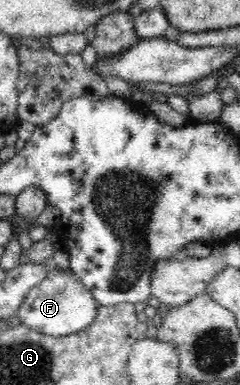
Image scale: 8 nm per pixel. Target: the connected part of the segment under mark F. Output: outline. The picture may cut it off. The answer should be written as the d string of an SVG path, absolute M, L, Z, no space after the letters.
M53 267L51 272L36 288L32 288L18 308L20 324L40 331L48 336L68 336L86 328L96 317L99 304L93 294L72 273L72 269L62 271Z

